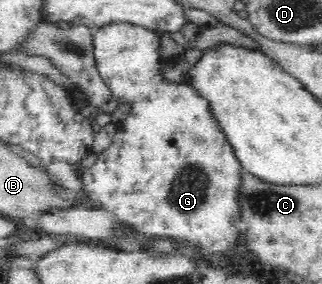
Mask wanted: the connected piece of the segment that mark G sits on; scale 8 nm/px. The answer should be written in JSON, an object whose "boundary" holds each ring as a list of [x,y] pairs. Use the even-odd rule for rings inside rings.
{"boundary":[[[113,23],[103,28],[94,30],[93,44],[95,47],[96,66],[100,71],[101,77],[119,103],[135,105],[135,103],[145,103],[151,101],[151,109],[132,109],[133,113],[139,113],[139,119],[131,119],[131,125],[121,125],[119,135],[135,135],[135,137],[117,137],[117,145],[111,145],[99,155],[96,163],[89,168],[83,168],[79,173],[82,183],[83,197],[85,195],[95,195],[95,199],[113,213],[115,218],[119,218],[134,231],[155,237],[172,238],[174,242],[187,242],[195,251],[199,251],[208,261],[221,261],[226,254],[236,247],[236,240],[242,232],[239,225],[239,205],[237,205],[237,185],[241,183],[241,173],[243,168],[233,154],[233,148],[229,146],[225,135],[217,129],[217,122],[213,122],[213,114],[209,114],[209,104],[189,86],[185,81],[172,82],[164,77],[164,68],[160,64],[162,60],[159,53],[161,35],[145,27],[129,25],[127,23]]]}

